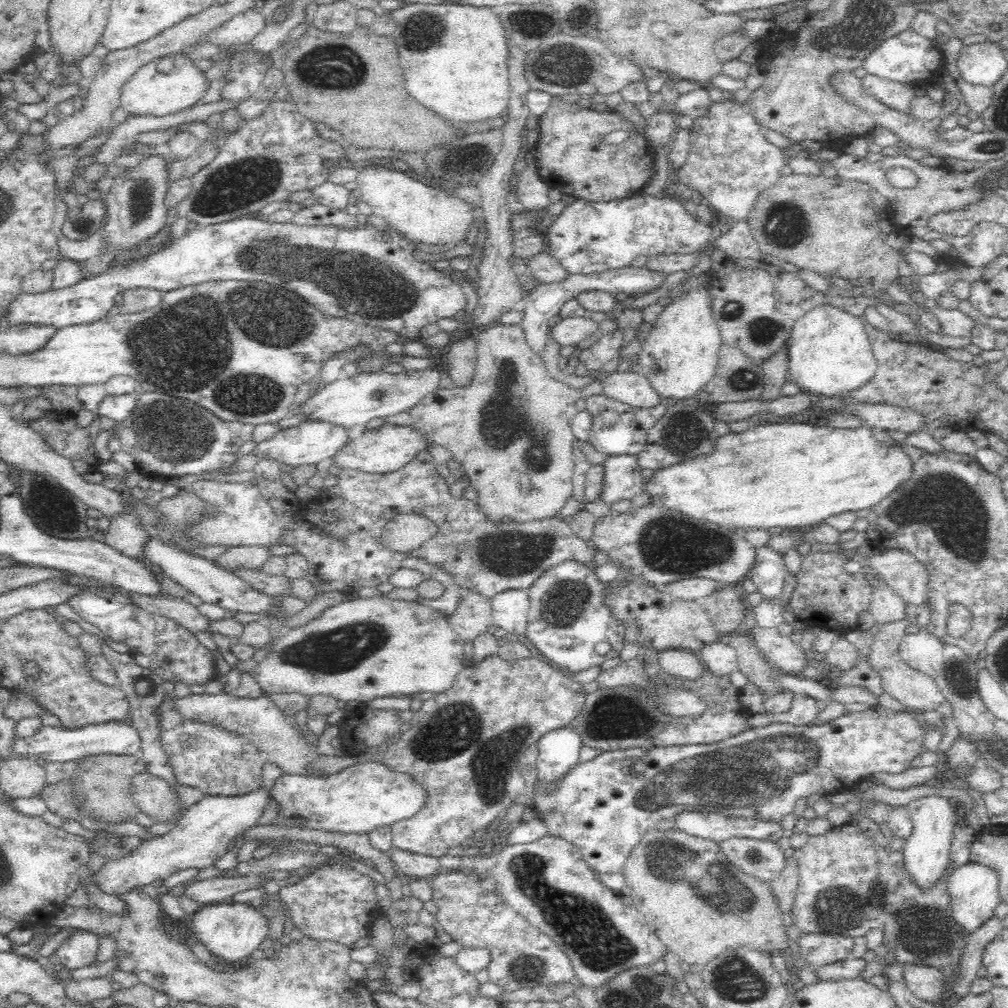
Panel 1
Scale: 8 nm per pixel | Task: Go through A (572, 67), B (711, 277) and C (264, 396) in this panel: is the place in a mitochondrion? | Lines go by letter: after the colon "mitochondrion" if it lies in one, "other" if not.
A: mitochondrion
B: other
C: mitochondrion

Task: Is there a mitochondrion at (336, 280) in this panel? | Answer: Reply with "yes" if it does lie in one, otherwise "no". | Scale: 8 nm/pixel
yes

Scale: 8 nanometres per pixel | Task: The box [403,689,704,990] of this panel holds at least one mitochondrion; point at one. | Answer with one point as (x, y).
(592, 937)

